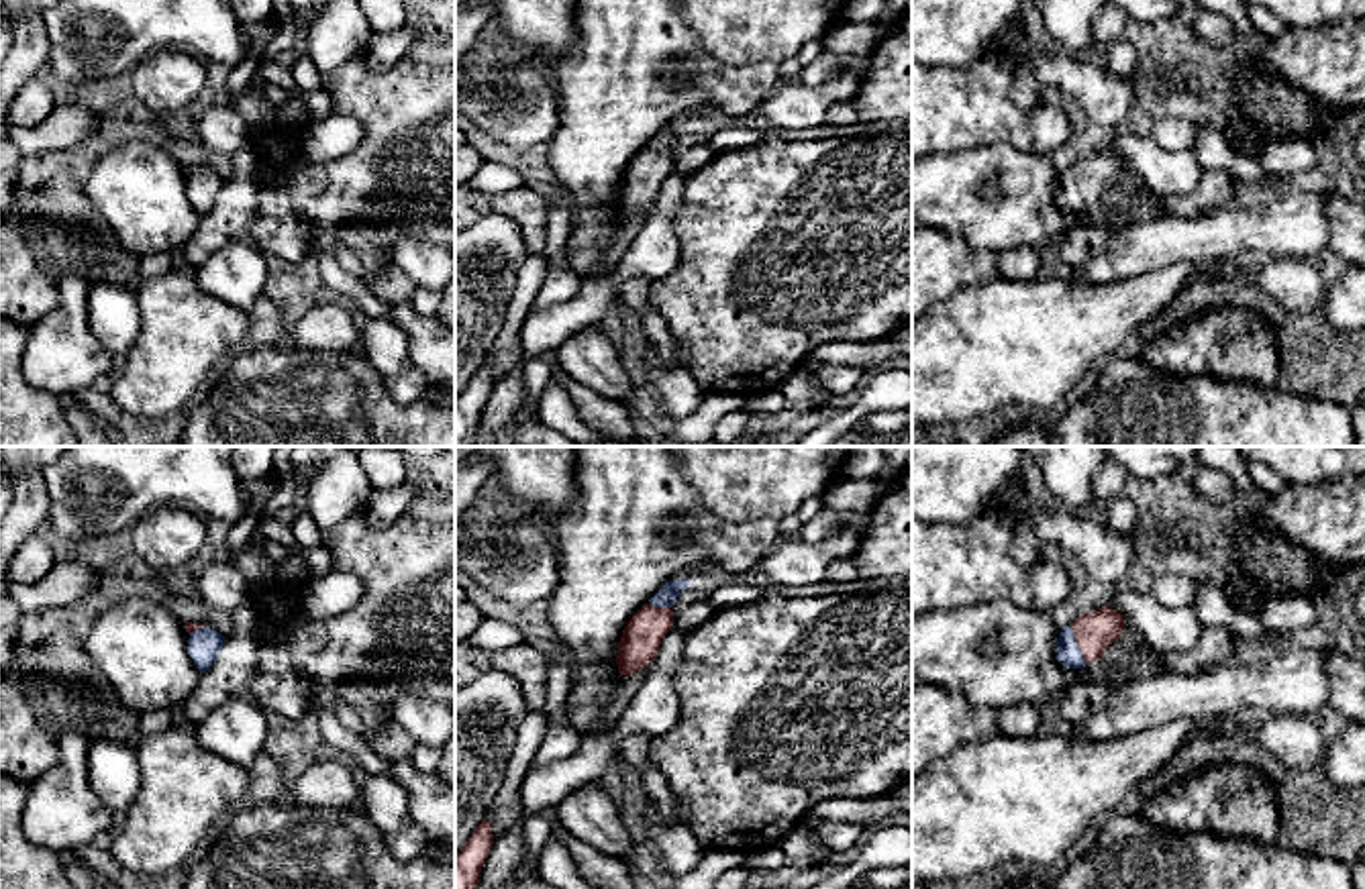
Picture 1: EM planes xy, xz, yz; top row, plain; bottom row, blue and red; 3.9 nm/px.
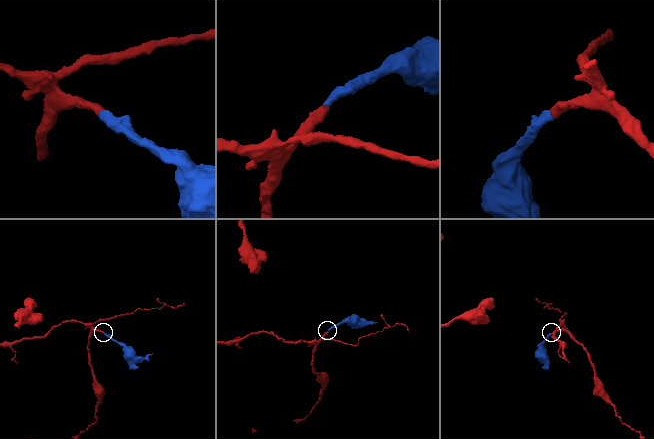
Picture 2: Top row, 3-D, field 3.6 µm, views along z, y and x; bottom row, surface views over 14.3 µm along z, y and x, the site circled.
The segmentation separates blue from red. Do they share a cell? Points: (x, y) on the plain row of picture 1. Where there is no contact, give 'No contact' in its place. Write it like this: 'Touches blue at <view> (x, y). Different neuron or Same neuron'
Touches blue at yz (1076, 188). Same neuron

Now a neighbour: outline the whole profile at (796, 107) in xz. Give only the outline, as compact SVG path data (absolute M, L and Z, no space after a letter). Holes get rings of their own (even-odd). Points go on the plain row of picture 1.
M851 71L816 88L794 82L763 100L755 114L767 120L771 130L779 133L824 126L835 104L857 100L859 86L861 80Z

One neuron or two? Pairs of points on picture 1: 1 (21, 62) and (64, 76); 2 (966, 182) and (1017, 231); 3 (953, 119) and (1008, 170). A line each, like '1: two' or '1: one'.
1: two
2: one
3: two

